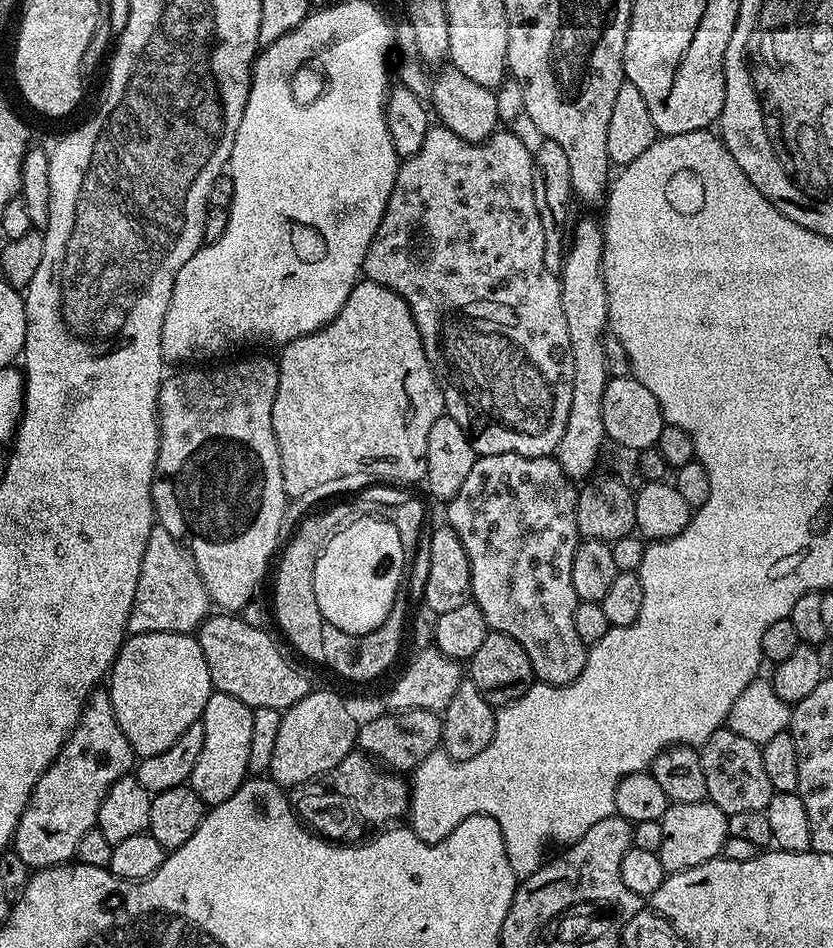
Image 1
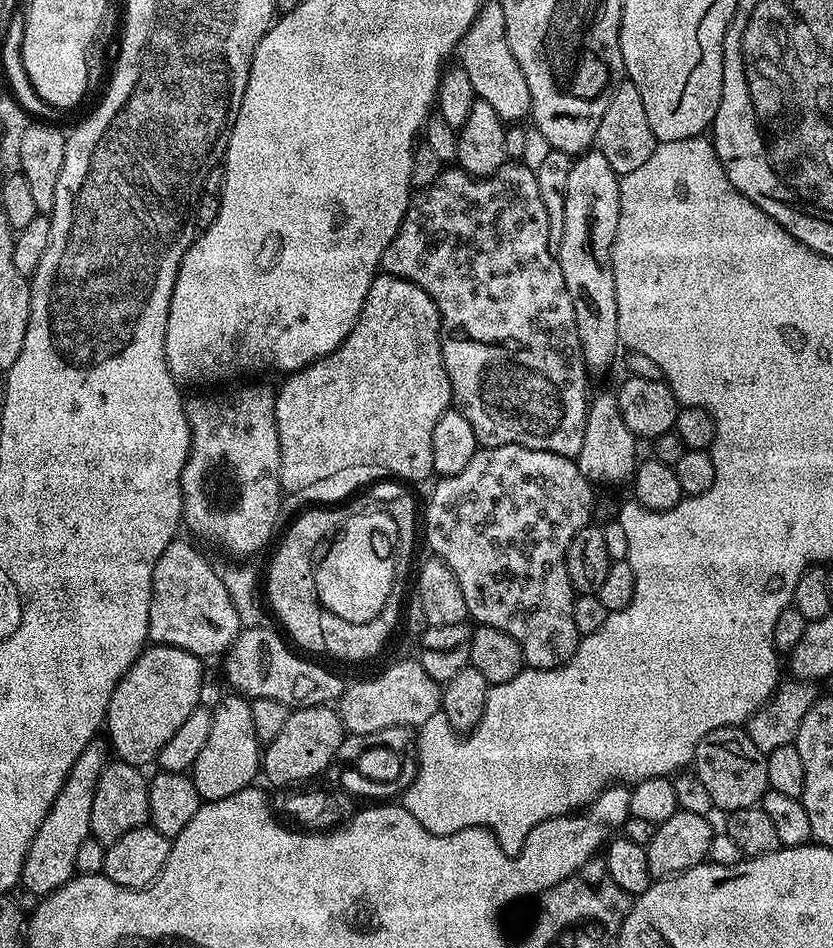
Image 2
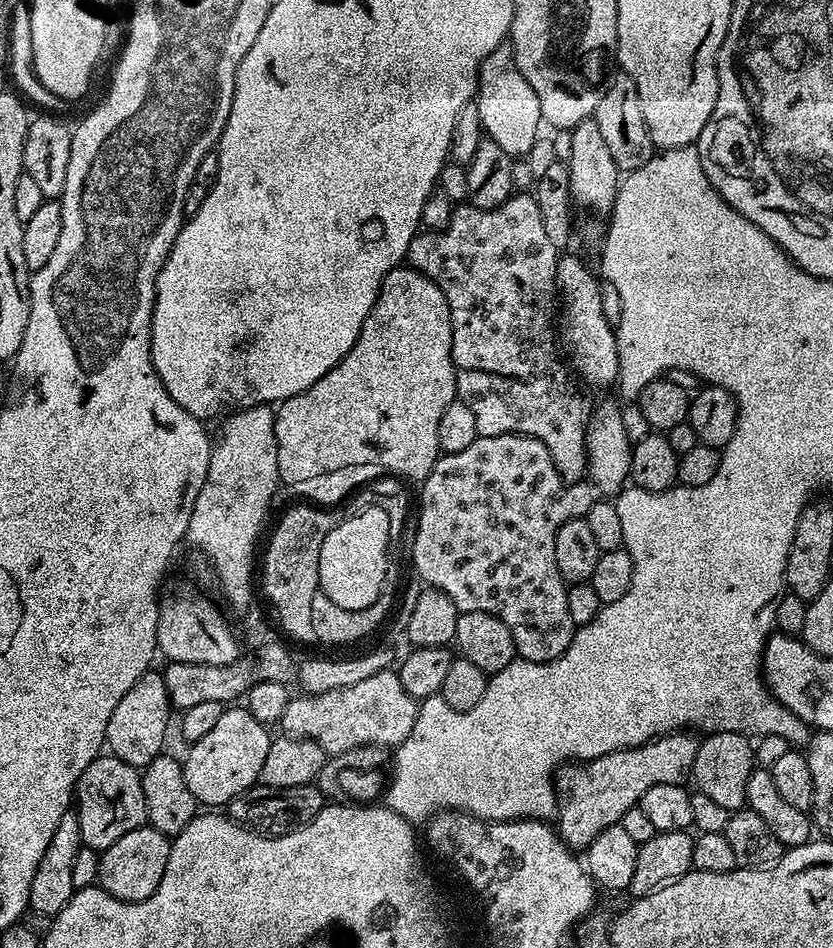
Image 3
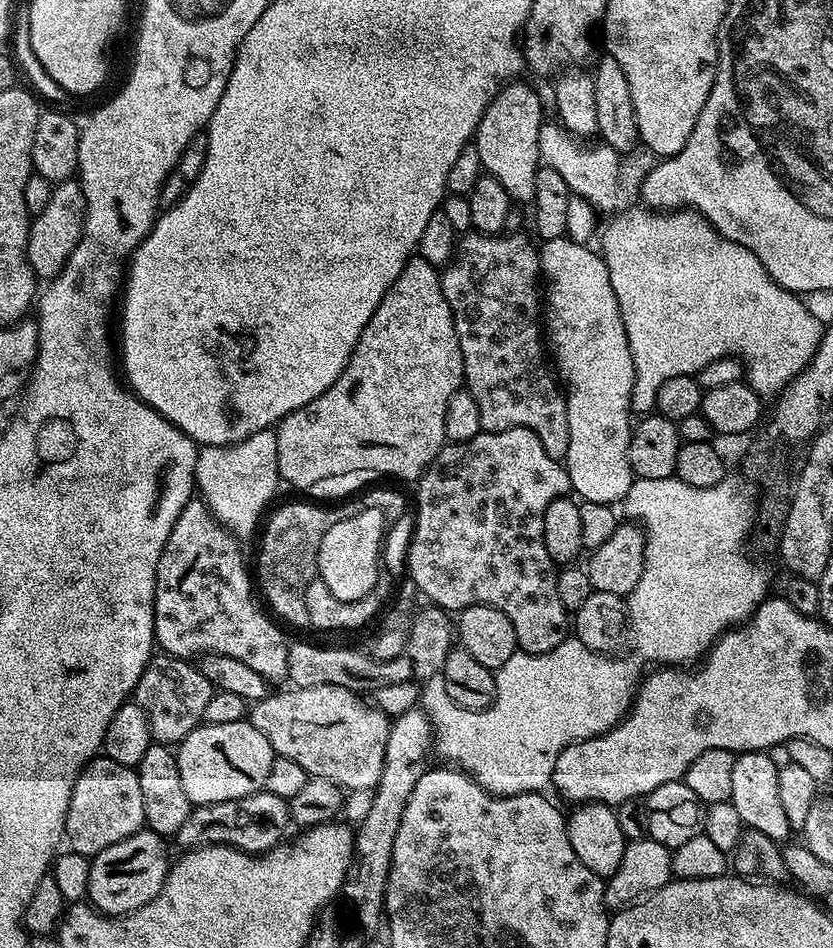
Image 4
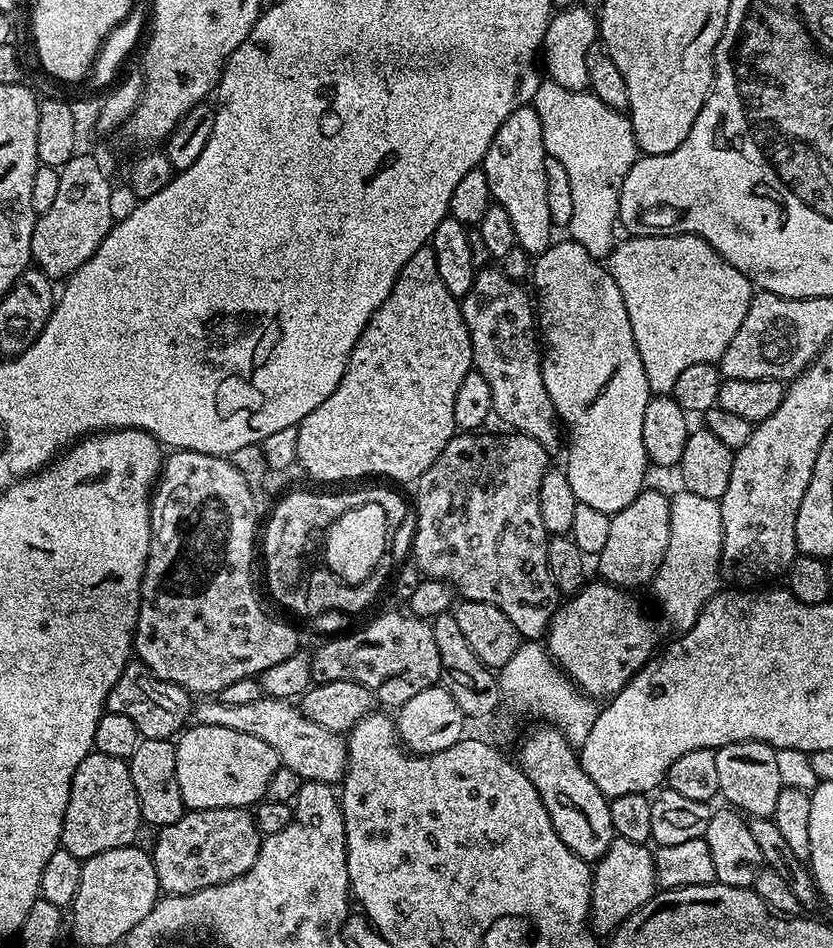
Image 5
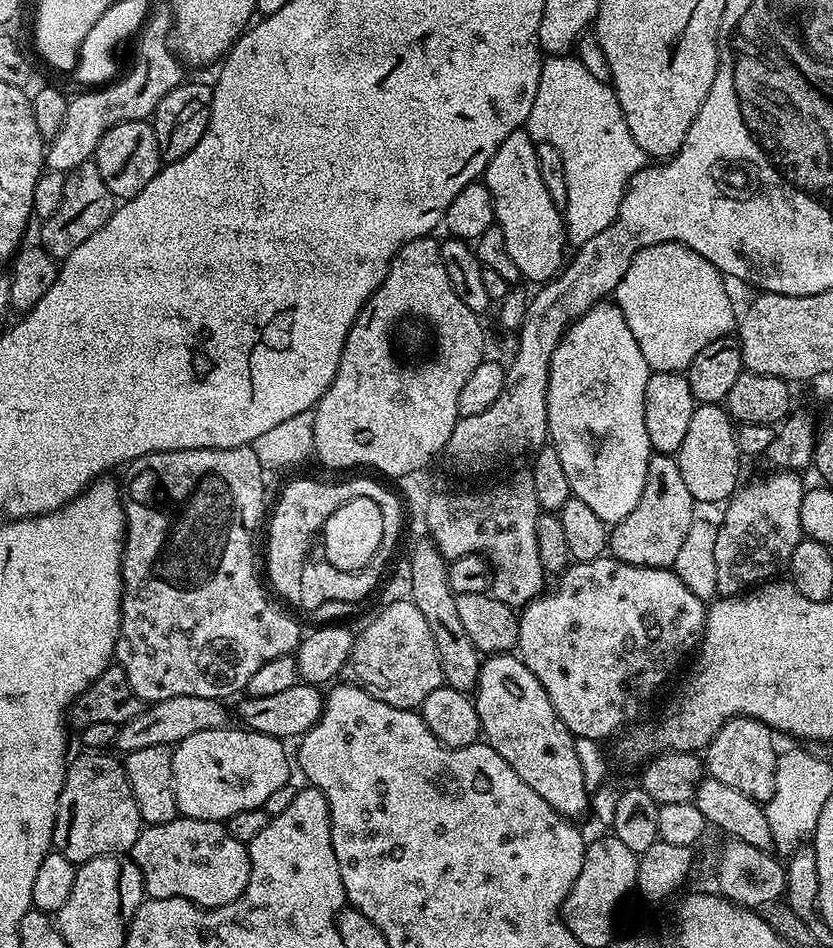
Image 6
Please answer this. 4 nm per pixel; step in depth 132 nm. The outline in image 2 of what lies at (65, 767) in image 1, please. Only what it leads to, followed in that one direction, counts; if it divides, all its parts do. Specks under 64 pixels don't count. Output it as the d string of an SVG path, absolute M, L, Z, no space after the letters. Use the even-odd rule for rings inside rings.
M100 738L89 742L86 750L78 754L78 762L74 762L62 790L58 790L58 798L54 798L50 814L46 814L42 826L38 826L38 834L34 834L34 842L30 842L30 850L26 854L20 875L20 884L37 898L49 896L77 875L74 857L78 854L78 846L82 846L84 839L91 833L90 806L94 806L94 790L108 763L109 745Z

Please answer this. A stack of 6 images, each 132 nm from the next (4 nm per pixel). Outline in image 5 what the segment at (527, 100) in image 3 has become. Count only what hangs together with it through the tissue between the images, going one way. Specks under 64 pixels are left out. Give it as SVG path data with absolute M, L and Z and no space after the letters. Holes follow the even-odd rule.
M525 106L514 110L484 155L482 165L486 182L490 182L490 194L493 201L506 210L510 222L514 225L514 238L517 245L529 254L544 252L553 243L554 225L550 218L550 205L546 199L546 158L548 151L544 148L542 122L535 107Z

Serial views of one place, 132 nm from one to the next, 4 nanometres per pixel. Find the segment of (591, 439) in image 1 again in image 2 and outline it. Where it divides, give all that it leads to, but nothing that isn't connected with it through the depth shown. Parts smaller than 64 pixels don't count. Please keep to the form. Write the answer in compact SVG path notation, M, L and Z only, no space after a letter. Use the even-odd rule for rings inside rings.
M589 150L573 159L570 179L566 182L566 222L562 222L562 246L555 252L556 261L562 266L562 278L566 278L566 294L570 294L570 302L574 302L574 322L578 326L580 349L584 352L584 367L592 374L606 371L616 360L616 348L621 347L612 269L612 247L620 217L620 181L621 177L598 151Z

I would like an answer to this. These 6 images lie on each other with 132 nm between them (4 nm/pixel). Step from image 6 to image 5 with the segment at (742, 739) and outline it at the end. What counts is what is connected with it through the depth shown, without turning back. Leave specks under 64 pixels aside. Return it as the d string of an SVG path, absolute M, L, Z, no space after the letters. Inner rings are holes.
M743 740L715 749L718 758L720 796L745 817L771 818L778 794L784 789L782 774L778 774L777 749L766 742Z

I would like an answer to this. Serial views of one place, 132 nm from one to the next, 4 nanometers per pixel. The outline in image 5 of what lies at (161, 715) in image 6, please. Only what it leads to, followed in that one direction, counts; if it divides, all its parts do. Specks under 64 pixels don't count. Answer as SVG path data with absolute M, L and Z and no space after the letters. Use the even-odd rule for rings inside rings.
M261 695L259 700L246 702L242 706L230 706L218 698L204 698L195 705L195 723L206 726L223 726L226 730L238 730L238 734L251 734L262 738L278 754L283 767L294 770L301 781L326 782L333 786L343 781L348 771L348 746L345 737L338 732L310 722L295 703L276 700L272 696Z

